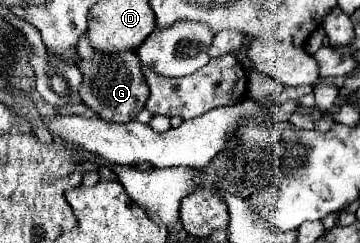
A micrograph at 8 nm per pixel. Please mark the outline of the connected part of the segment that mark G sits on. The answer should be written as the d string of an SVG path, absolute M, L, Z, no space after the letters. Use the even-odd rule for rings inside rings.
M95 52L91 60L81 58L77 66L83 74L79 96L83 104L89 106L105 122L131 122L145 108L145 102L149 98L149 86L143 78L141 64L135 52Z

